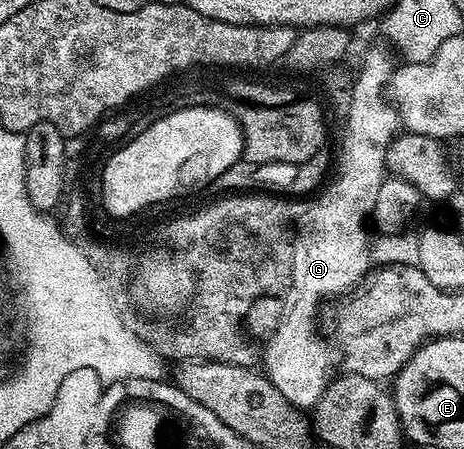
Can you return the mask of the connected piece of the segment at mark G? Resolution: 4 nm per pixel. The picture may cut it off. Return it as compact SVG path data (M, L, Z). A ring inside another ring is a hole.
M373 47L366 53L361 68L355 71L350 112L339 135L341 152L335 155L337 176L302 215L300 212L295 227L291 302L277 330L263 343L263 374L294 409L313 409L331 380L331 343L329 339L321 339L317 332L317 310L321 302L349 295L371 270L370 215L379 187L387 178L385 151L399 134L397 108L387 98L389 78L394 70L395 62L383 48Z

